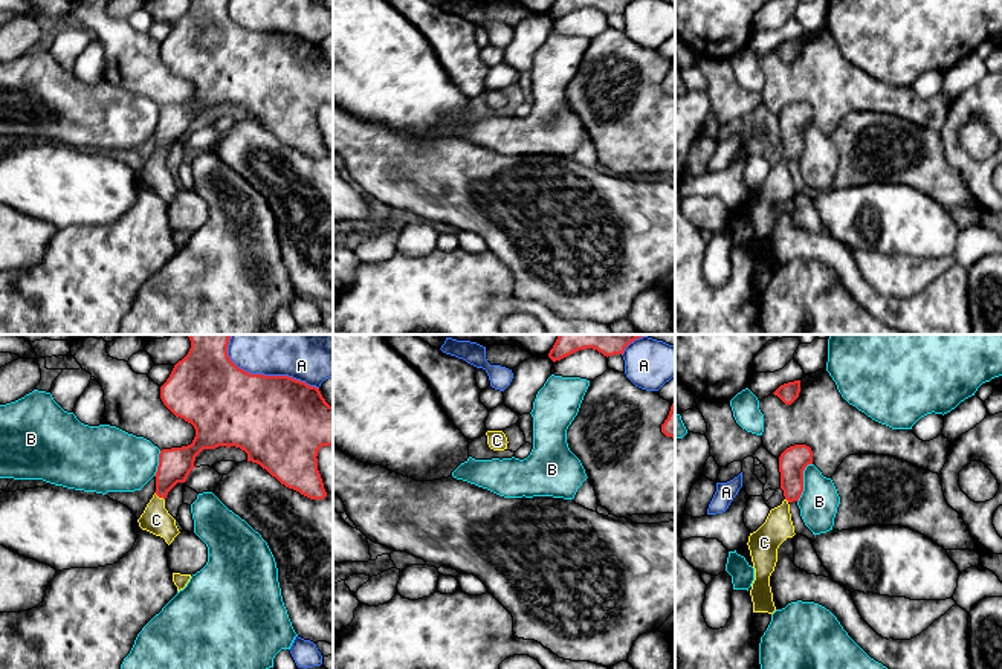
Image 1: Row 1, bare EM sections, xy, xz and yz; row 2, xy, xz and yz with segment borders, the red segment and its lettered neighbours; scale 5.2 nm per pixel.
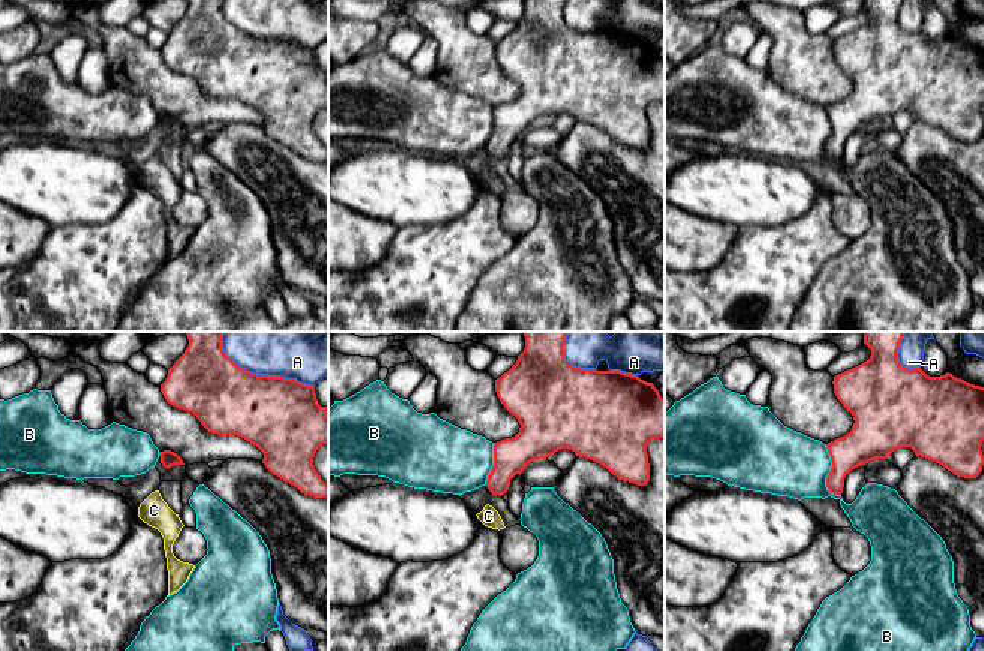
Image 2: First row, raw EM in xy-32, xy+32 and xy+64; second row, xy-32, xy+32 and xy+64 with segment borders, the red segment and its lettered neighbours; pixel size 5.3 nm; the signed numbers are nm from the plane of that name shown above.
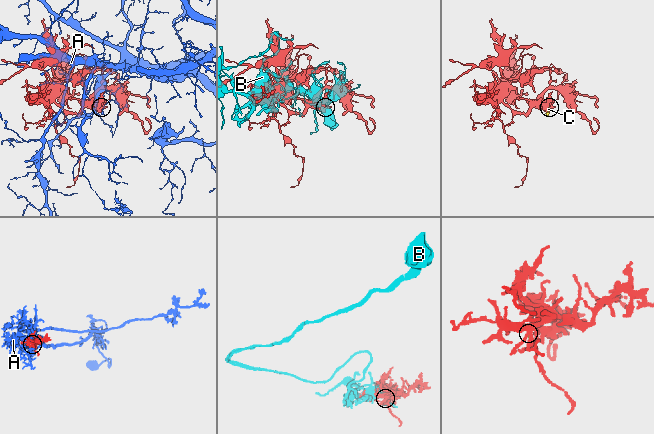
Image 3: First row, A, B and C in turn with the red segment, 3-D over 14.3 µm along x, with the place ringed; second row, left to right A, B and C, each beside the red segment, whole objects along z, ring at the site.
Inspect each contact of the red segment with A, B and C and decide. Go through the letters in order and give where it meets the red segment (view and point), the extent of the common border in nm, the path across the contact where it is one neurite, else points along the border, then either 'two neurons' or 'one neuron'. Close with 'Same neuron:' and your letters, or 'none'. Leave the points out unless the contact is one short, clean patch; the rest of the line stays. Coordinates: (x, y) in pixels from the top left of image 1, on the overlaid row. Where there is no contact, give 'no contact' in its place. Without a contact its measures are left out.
A: meets red in xy at (263, 374); contact 550 nm long; two neurons
B: meets red in yz at (802, 481); contact 220 nm long; border along yz (811, 463), (804, 471), (804, 491), (798, 501); two neurons
C: meets red in xy at (159, 497); contact 70 nm long; runs through xy (174, 465), (159, 497), (156, 520); one neuron
Same neuron: C

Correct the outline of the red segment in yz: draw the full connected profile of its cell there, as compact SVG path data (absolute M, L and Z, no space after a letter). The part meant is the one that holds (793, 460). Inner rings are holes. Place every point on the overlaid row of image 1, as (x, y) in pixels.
M806 444L790 446L781 454L781 489L788 503L799 501L803 492L803 470L808 464L813 464L813 451Z

